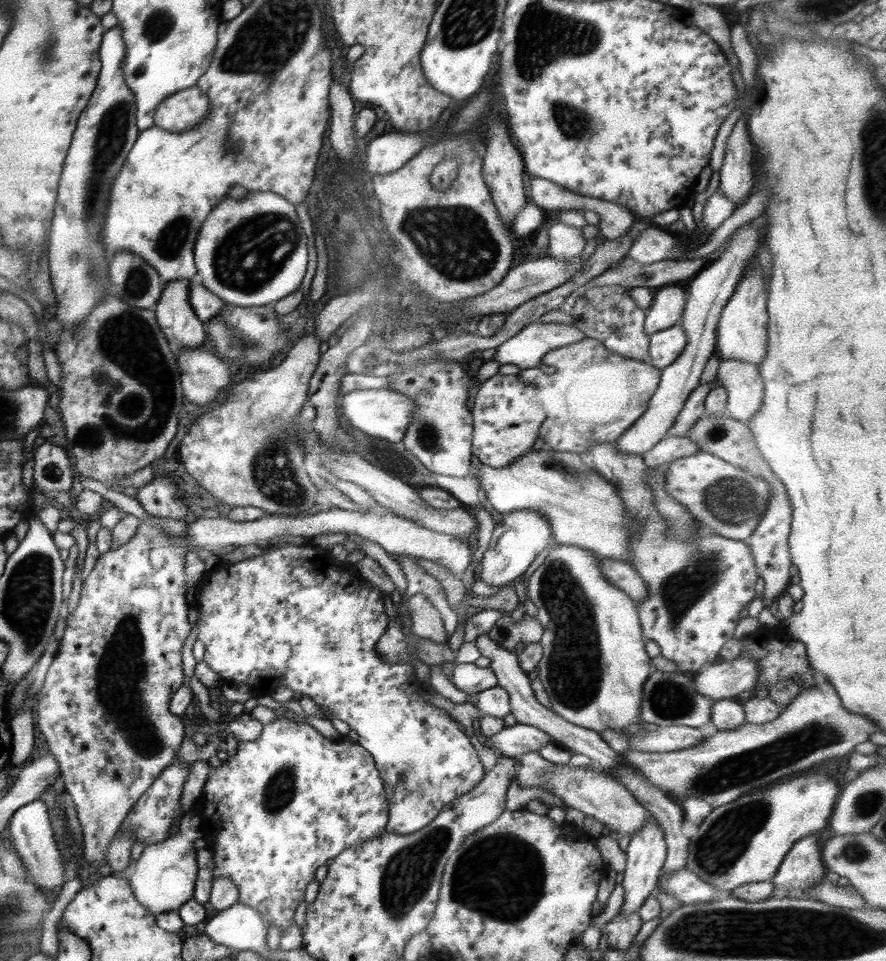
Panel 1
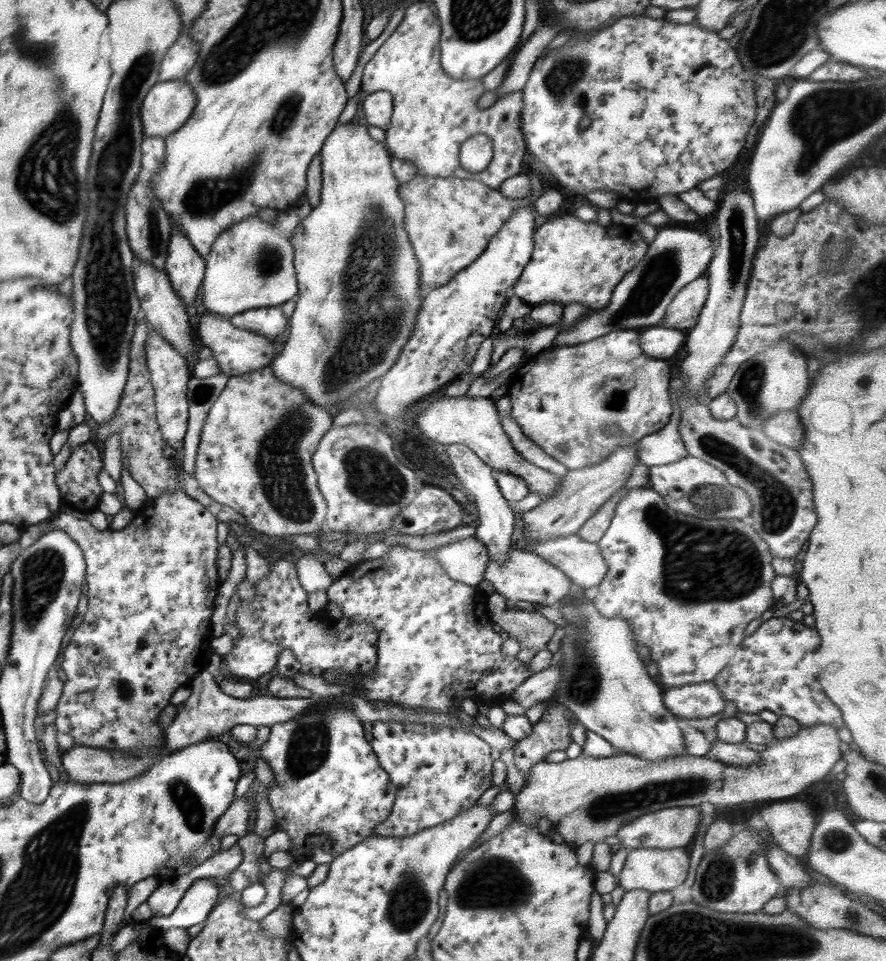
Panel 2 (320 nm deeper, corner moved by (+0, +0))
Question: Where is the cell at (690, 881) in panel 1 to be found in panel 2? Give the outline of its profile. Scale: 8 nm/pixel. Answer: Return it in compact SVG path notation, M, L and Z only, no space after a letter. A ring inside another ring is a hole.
M638 847L628 851L625 864L618 876L619 885L625 891L641 888L648 892L670 892L679 884L682 884L688 876L689 854L685 849L657 849Z

